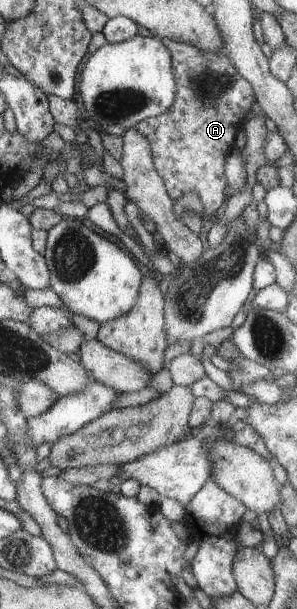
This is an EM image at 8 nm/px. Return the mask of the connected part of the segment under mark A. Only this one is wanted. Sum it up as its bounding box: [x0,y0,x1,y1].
[138,39,256,216]

